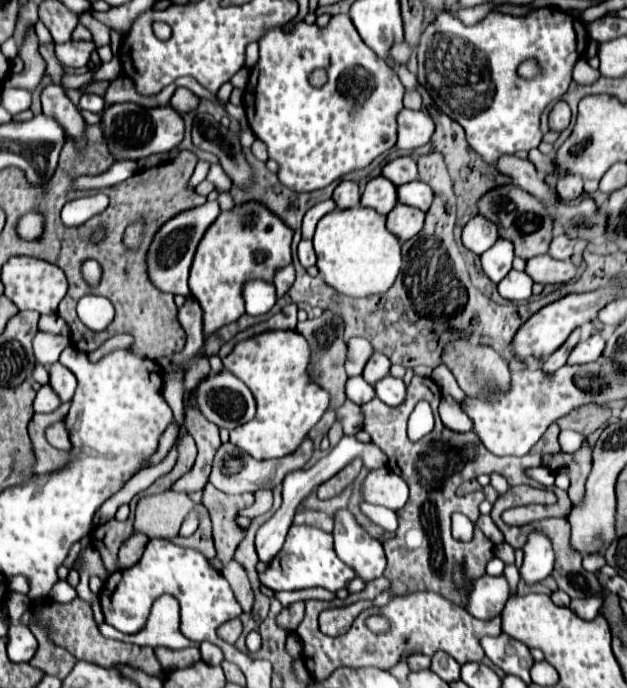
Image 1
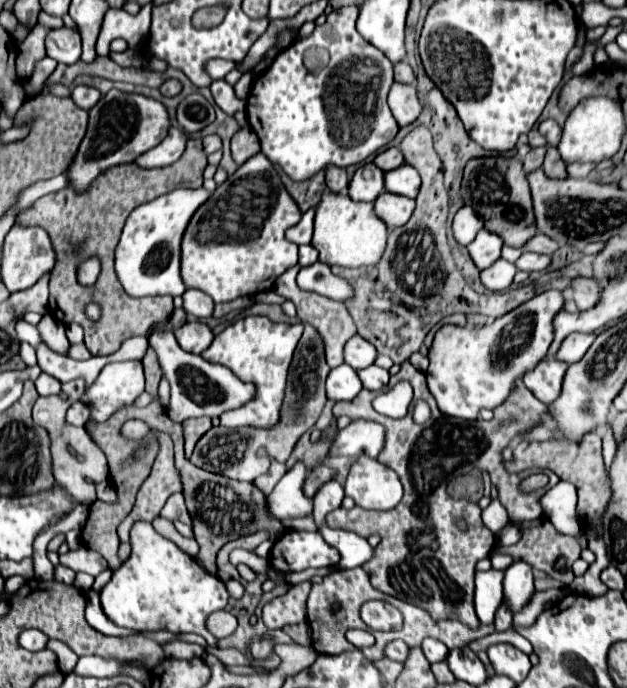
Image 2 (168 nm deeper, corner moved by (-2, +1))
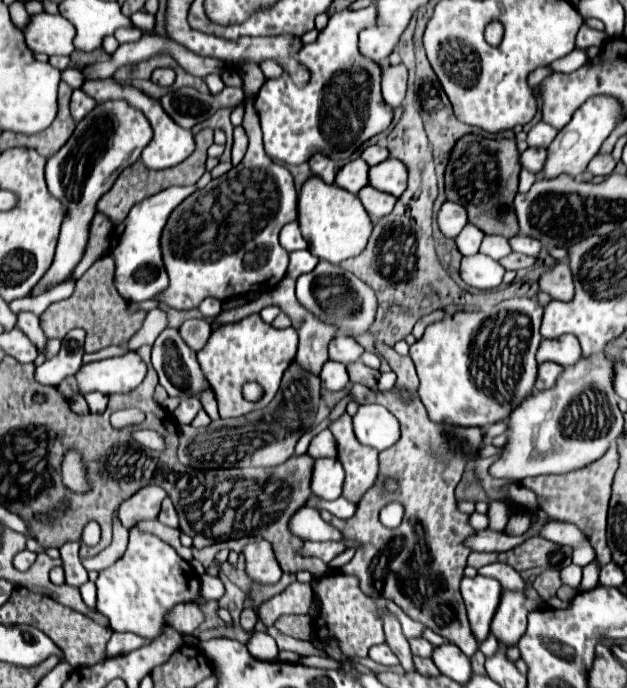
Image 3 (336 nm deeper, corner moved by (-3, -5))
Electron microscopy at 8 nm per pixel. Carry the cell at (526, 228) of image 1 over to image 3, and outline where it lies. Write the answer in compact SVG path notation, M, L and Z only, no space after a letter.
M461 136L449 156L445 168L445 196L451 202L465 204L467 218L485 234L501 234L511 238L519 234L513 198L517 194L519 180L519 152L515 140L505 136Z

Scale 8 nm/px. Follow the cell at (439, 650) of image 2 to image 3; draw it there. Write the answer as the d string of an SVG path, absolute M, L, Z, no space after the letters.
M411 638L409 646L411 646L411 652L417 654L417 656L427 656L427 658L431 656L433 644L429 644L425 638Z

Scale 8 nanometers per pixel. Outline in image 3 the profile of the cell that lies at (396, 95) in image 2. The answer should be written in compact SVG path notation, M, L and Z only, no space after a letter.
M381 62L381 94L389 106L401 106L407 90L407 68L405 64Z

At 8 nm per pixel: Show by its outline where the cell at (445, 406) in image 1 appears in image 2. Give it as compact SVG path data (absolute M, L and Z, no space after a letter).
M546 290L538 296L534 296L530 302L518 306L518 310L512 310L506 314L506 318L498 318L484 328L458 328L458 326L442 326L436 332L434 344L430 348L430 366L426 372L428 388L432 396L436 398L436 404L442 414L456 416L462 420L476 420L480 408L494 408L500 406L506 396L510 394L514 380L522 376L526 370L532 370L548 352L552 340L554 340L554 316L564 310L564 296L560 290Z

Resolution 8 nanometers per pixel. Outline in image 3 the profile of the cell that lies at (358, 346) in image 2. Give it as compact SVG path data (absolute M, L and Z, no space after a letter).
M337 334L335 340L329 342L327 350L329 350L329 358L341 364L351 364L359 360L359 356L363 354L363 348L351 336L343 336L343 334Z

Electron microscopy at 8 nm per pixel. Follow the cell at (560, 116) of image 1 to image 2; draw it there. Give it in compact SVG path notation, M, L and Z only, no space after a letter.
M548 118L548 120L544 120L542 124L540 124L540 134L548 140L548 144L550 146L556 146L558 142L560 142L560 136L562 136L562 128L558 126L558 122L556 120L552 120L552 118Z

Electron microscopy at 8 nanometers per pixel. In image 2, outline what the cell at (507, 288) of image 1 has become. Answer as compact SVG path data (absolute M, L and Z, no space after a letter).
M498 260L490 270L480 272L480 280L488 290L504 292L512 286L516 272L518 272L518 268L514 264L506 262L506 260Z

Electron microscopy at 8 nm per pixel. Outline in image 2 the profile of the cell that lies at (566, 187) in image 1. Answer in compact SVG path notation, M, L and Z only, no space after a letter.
M548 146L548 152L546 152L546 160L544 160L544 172L548 174L548 178L568 178L568 172L566 172L566 164L562 162L558 150L554 146Z

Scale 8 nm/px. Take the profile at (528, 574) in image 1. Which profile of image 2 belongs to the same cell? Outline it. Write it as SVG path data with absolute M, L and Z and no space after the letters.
M514 562L504 576L504 600L518 612L534 594L534 574L528 562Z

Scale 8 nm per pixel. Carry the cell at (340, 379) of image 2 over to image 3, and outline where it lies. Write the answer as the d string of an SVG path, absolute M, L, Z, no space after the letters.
M327 360L321 368L321 386L323 388L333 388L333 390L339 390L343 386L349 384L349 376L347 376L347 368L345 364L339 364L339 362L333 362L333 360Z

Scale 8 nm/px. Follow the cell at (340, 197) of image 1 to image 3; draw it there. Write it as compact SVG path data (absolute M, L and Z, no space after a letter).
M313 154L313 156L309 158L309 166L311 166L311 172L313 172L313 174L321 176L327 184L333 184L335 172L337 172L335 160L331 160L331 158L323 156L323 154Z

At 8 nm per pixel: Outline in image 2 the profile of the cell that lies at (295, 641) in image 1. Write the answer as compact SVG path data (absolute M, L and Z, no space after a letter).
M300 622L300 624L294 624L294 626L284 626L282 628L296 644L300 646L310 646L310 628L306 622Z

